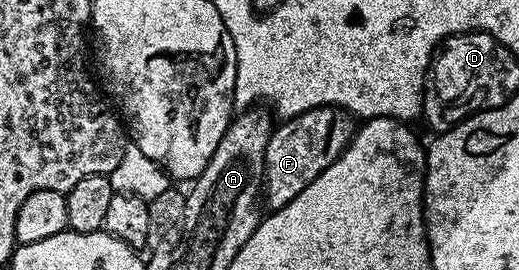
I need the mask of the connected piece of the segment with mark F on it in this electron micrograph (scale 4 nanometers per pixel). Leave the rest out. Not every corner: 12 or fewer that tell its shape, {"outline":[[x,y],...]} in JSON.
{"outline":[[335,105],[281,120],[266,143],[263,204],[286,207],[352,141]]}

